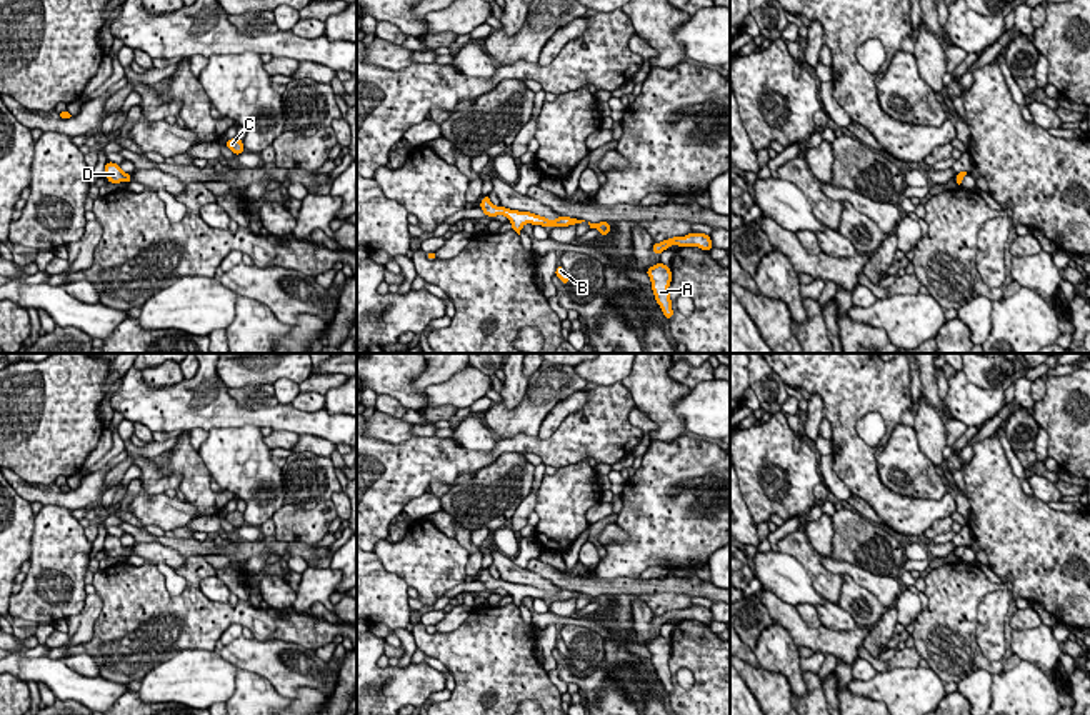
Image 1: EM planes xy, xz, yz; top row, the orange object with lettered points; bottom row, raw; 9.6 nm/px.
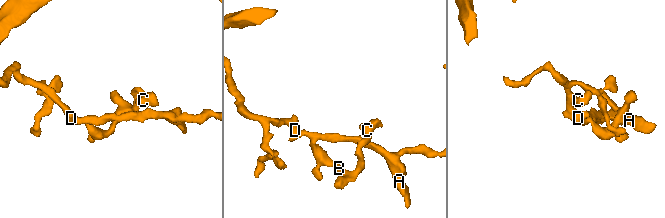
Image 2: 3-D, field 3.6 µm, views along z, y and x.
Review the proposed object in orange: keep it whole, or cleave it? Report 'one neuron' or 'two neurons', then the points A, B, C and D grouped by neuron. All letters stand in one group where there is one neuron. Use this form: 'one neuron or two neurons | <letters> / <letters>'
one neuron | A B C D

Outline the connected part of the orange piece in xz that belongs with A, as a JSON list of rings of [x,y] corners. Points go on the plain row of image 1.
[[[658,635],[657,638],[652,638],[645,647],[652,653],[650,660],[653,663],[655,673],[660,678],[663,688],[667,690],[667,693],[673,692],[672,673],[668,667],[668,660],[672,655],[670,640]]]

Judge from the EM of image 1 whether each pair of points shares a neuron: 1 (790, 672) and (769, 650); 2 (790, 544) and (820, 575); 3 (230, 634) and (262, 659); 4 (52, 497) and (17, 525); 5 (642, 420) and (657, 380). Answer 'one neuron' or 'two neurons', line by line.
1: one neuron
2: one neuron
3: two neurons
4: two neurons
5: two neurons

